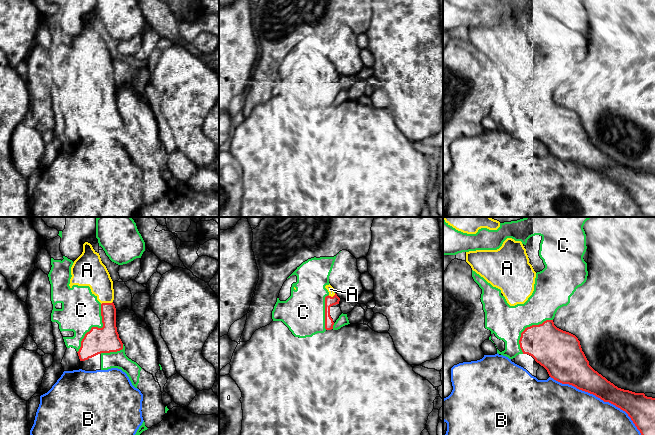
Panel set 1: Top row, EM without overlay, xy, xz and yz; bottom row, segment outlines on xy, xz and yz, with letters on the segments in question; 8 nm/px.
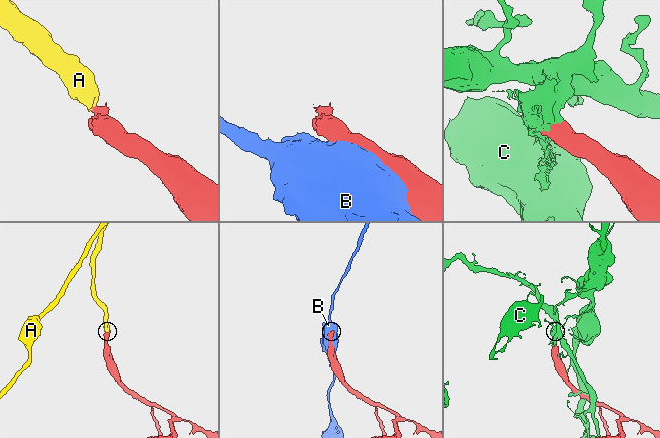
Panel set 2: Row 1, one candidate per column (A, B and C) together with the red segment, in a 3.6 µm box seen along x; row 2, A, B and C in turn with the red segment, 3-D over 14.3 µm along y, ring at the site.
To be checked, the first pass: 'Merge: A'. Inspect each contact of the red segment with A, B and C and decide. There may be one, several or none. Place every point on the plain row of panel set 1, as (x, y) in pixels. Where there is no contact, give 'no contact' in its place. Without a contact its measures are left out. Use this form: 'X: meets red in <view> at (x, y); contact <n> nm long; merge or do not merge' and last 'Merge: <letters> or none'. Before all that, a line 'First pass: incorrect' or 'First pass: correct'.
First pass: correct
A: meets red in xy at (106, 79); contact 100 nm long; merge
B: meets red in yz at (603, 176); contact 950 nm long; do not merge
C: meets red in xy at (95, 103); contact 440 nm long; do not merge
Merge: A

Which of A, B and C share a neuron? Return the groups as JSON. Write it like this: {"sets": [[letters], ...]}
{"sets": [["A"], ["B"], ["C"]]}

